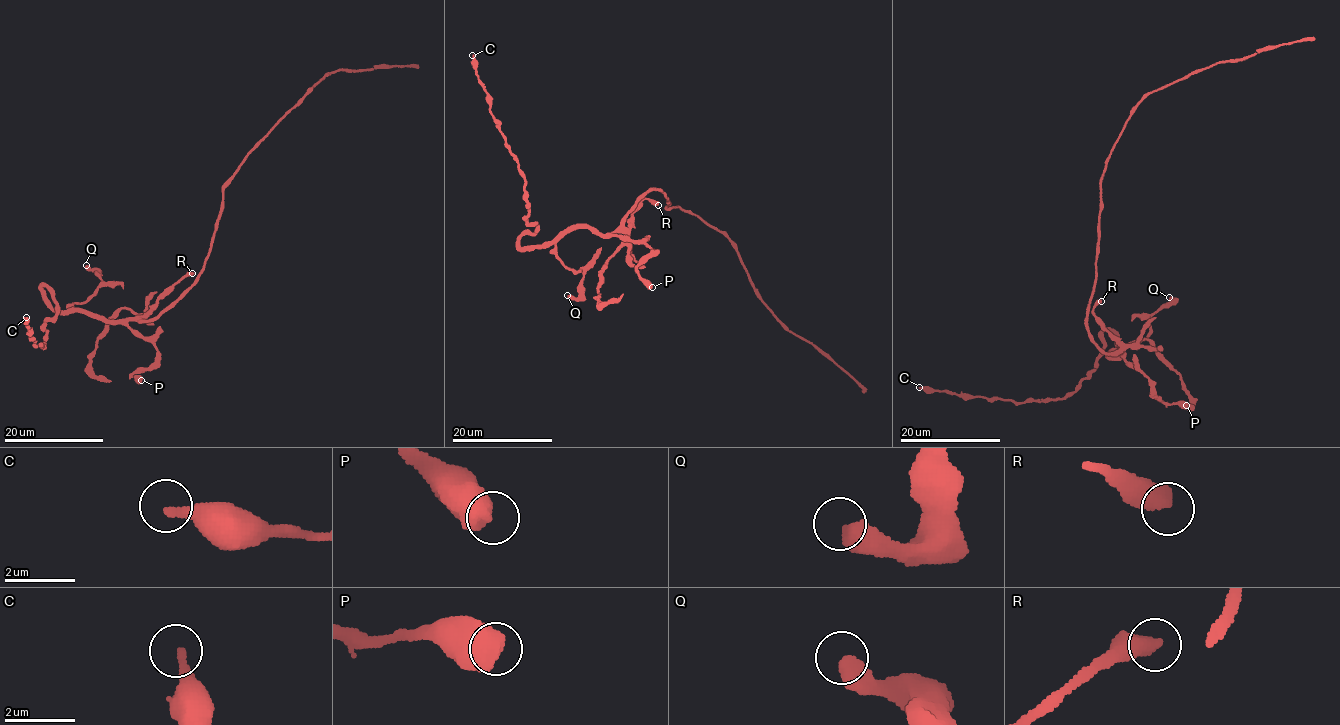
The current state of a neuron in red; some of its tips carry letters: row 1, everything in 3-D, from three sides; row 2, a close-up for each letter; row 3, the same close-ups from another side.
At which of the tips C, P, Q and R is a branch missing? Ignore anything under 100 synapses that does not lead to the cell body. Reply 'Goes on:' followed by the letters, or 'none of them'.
Goes on: none of them

